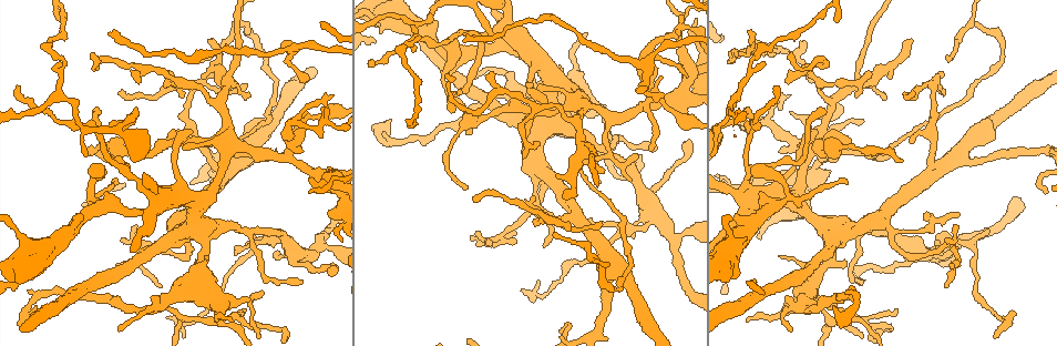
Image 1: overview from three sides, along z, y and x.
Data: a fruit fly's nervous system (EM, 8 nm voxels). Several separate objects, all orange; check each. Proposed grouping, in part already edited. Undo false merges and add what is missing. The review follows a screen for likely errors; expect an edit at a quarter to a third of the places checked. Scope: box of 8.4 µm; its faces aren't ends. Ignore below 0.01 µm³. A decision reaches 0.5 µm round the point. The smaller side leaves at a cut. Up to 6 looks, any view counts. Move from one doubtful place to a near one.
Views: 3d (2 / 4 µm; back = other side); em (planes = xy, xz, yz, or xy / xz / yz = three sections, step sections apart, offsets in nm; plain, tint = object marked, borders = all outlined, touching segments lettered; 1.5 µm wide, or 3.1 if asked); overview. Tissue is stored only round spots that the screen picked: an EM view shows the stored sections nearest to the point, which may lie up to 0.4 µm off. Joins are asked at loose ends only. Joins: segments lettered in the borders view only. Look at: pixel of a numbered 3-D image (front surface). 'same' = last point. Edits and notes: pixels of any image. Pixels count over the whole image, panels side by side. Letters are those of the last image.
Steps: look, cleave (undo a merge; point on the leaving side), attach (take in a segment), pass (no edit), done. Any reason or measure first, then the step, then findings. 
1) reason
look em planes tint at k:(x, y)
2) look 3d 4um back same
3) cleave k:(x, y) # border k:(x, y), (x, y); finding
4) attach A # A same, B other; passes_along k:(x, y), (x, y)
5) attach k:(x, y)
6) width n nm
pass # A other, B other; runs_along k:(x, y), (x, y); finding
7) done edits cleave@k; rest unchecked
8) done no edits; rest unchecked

abrupt turn
look 3d 2um at 1:(540, 297)

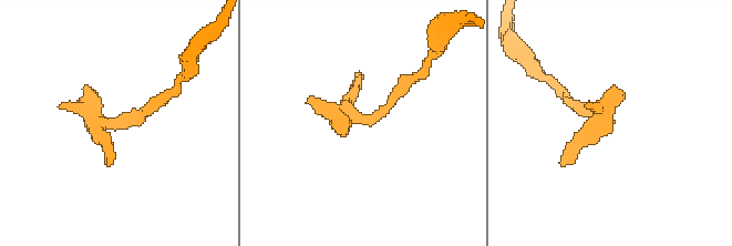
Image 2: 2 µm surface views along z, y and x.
shape alone is not enough
look em planes plain at 2:(605, 119)

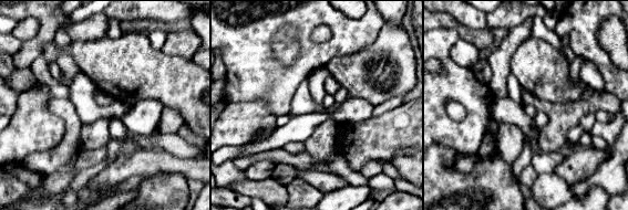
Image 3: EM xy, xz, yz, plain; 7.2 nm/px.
look em planes borders same

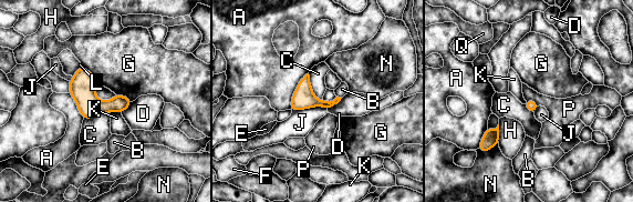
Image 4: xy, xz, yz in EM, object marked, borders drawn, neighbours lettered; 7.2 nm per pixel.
longest_contact A 300 nm
pass # A other, B other, C other, D other, E other, F other, G other, H other, J other, K other, L other, N other, P other, Q other; border 4:(94, 90), (101, 100), (115, 94); continuous, no second cell

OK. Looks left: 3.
branch point
look em planes plain at 1:(318, 248)

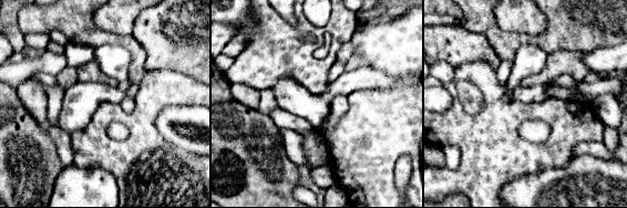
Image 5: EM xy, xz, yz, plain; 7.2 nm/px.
look em planes tint same

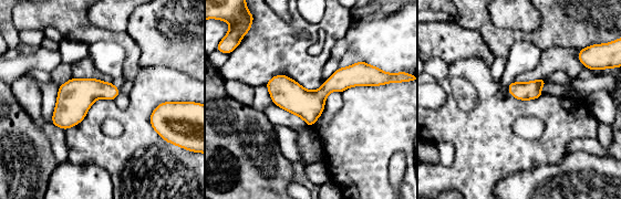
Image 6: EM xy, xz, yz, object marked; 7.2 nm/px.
look em planes borders same

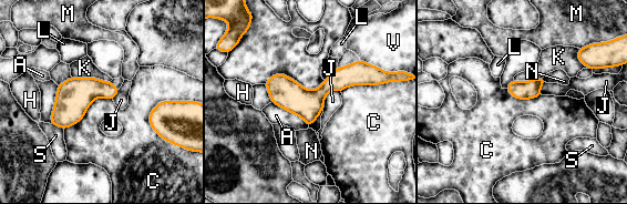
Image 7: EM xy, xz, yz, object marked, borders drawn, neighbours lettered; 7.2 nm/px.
pass # A other, C other, H other, J other, K other, L other, M other, N other, S other, V other; border 7:(325, 80), (264, 83); continuous, no second cell

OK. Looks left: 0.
done no edits; rest unchecked

